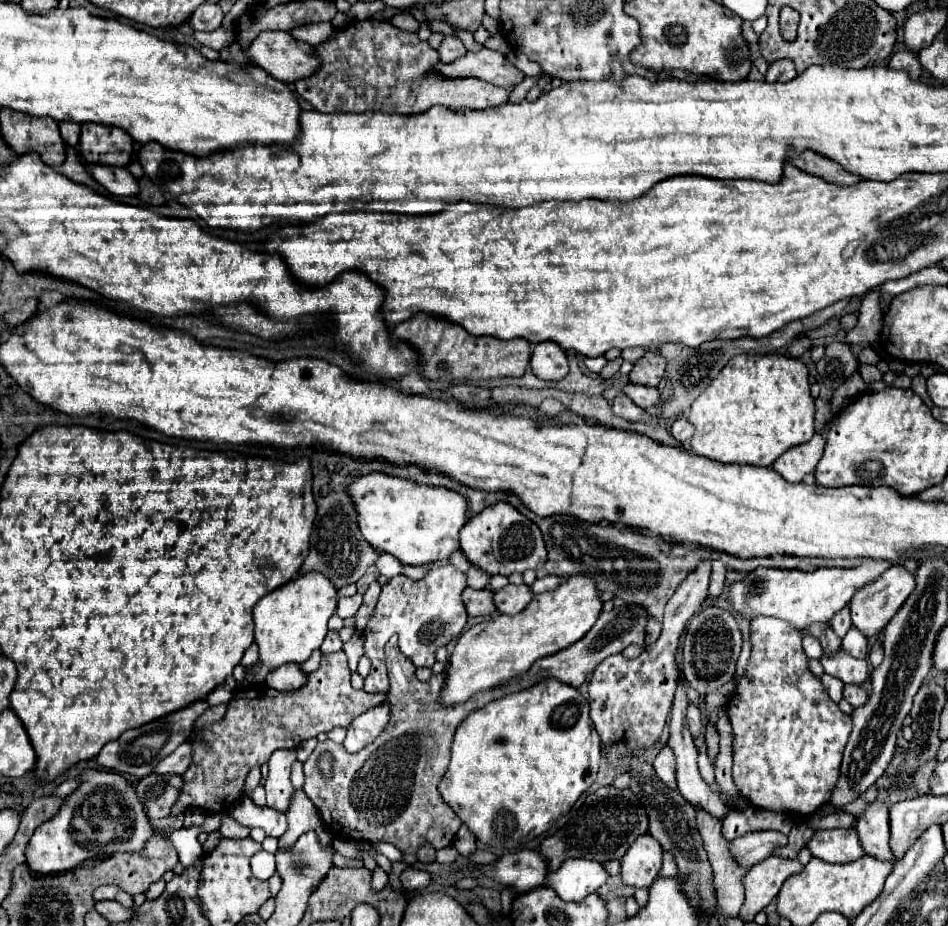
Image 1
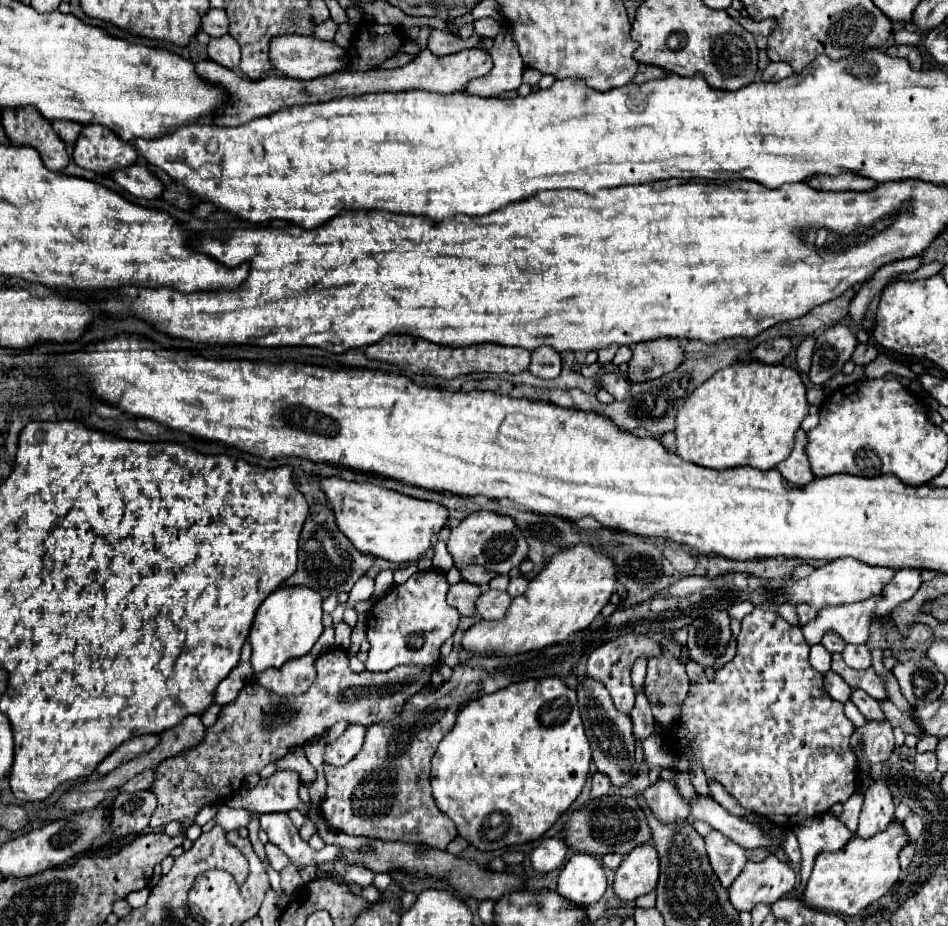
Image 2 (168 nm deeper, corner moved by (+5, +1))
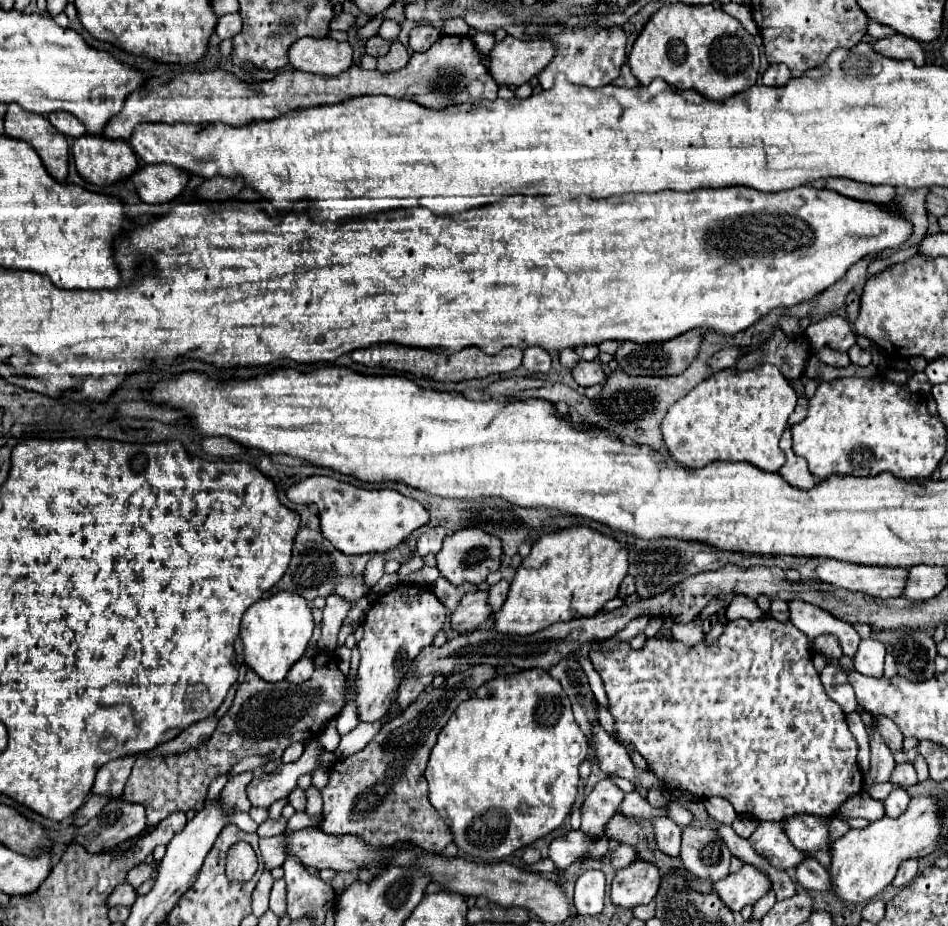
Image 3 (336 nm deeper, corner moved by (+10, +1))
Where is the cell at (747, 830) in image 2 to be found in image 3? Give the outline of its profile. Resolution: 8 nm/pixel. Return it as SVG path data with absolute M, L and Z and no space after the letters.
M759 823L749 841L757 849L757 853L767 857L771 865L777 865L777 869L797 867L807 857L811 857L811 853L799 851L793 845L789 845L781 823Z

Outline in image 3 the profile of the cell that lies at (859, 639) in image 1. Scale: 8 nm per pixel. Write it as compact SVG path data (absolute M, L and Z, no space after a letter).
M861 639L859 651L855 655L855 671L869 677L883 677L883 657L885 645L875 639Z

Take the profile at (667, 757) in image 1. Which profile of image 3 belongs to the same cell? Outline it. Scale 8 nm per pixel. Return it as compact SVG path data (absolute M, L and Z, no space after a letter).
M667 817L653 819L655 835L657 835L657 847L661 853L669 857L679 857L679 845L681 845L681 827L675 825Z

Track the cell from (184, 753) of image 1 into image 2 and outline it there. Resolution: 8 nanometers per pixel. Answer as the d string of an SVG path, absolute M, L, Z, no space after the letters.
M146 769L144 773L138 773L136 777L132 777L126 785L122 785L122 791L128 791L128 793L136 793L140 789L148 789L156 779L156 771L154 769Z

